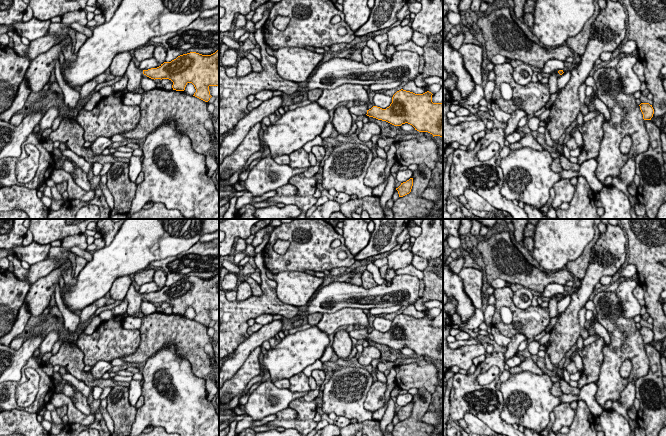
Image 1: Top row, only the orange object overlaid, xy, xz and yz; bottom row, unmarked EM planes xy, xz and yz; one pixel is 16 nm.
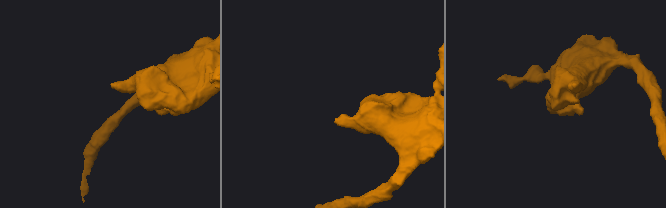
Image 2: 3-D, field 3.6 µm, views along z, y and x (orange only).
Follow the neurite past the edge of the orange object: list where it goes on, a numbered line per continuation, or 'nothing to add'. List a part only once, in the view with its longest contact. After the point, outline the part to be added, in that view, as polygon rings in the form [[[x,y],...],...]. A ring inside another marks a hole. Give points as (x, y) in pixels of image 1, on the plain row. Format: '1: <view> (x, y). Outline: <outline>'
1: xz (359, 334). Outline: [[[366,328],[359,329],[359,330],[353,330],[349,332],[350,337],[360,340],[360,339],[366,339],[368,334],[368,330]]]

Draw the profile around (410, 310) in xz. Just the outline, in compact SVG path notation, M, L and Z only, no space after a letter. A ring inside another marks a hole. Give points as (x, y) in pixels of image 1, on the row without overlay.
M409 305L403 311L403 314L410 315L410 316L413 316L415 318L423 318L423 317L427 316L428 311L429 311L428 308L426 310L422 311L422 312L421 311L417 311L415 309L414 305Z

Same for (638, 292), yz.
M637 285L636 288L633 290L633 295L639 301L641 306L646 306L645 297L644 297L644 290L640 285Z

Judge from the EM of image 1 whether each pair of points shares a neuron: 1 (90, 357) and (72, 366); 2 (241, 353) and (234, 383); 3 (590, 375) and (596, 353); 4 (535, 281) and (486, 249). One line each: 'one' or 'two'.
1: two
2: two
3: one
4: one

